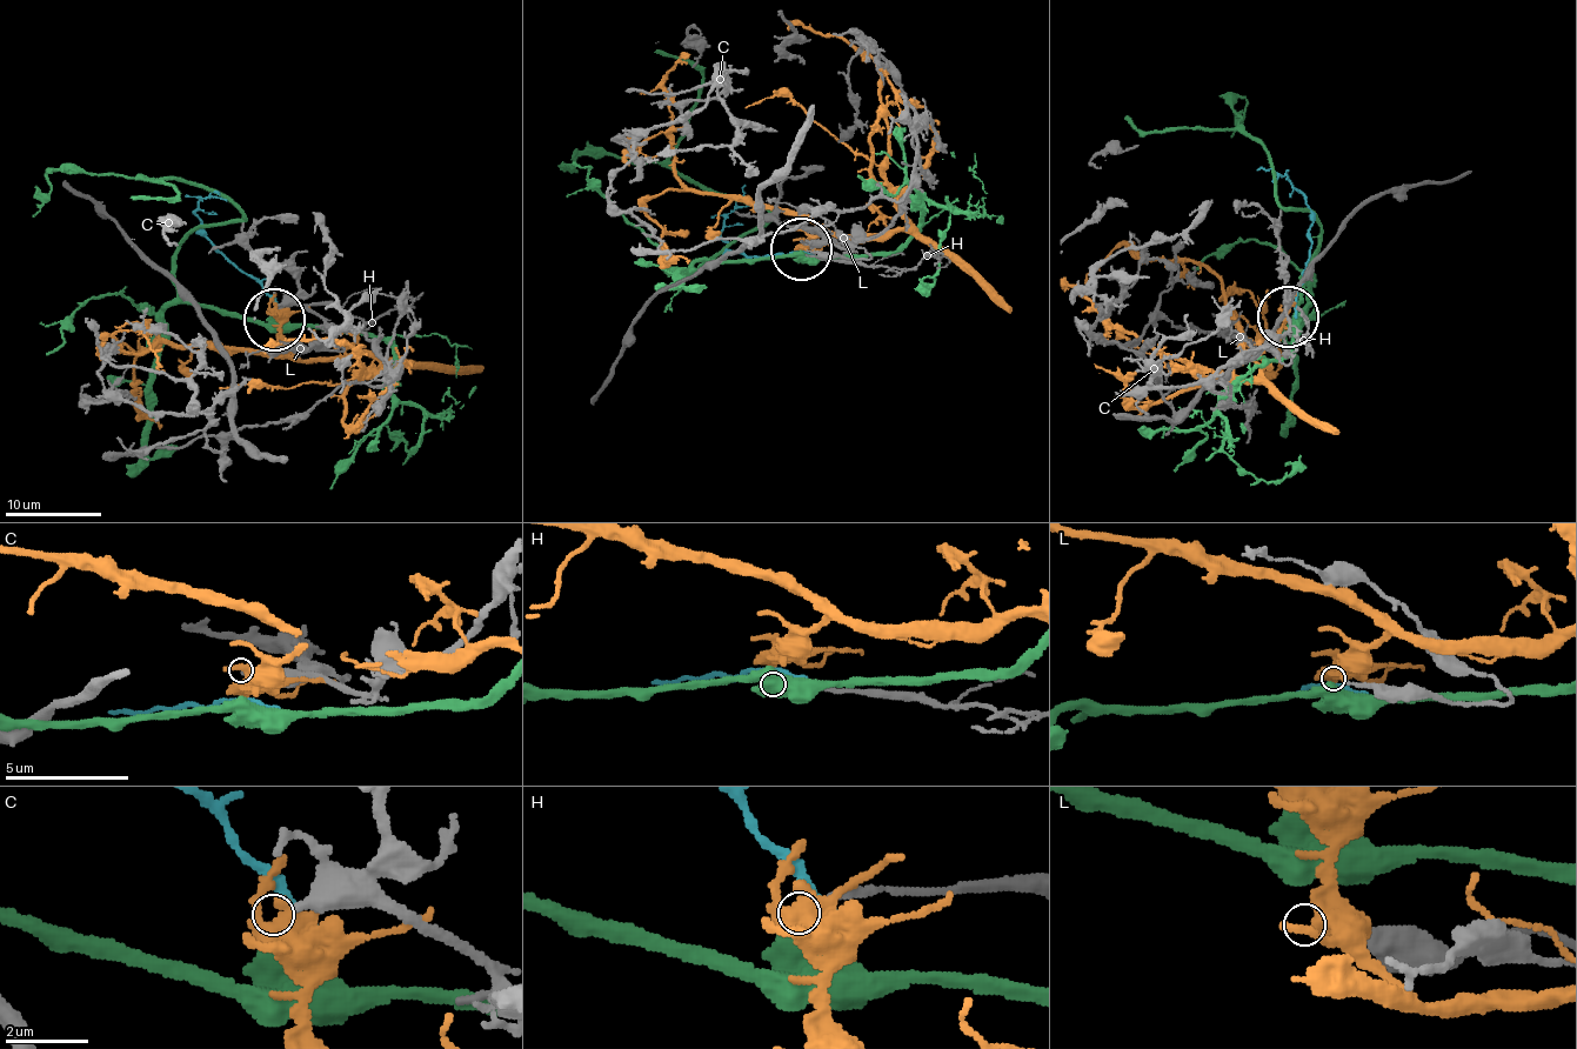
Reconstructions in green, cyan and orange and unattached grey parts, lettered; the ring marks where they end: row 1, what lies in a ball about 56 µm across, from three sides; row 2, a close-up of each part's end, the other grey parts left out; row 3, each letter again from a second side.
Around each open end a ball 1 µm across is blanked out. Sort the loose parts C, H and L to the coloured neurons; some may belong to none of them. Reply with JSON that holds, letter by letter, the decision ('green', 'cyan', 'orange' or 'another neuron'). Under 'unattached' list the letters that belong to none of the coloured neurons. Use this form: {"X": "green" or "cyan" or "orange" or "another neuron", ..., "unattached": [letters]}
{"C": "another neuron", "H": "another neuron", "L": "another neuron", "unattached": ["C", "H", "L"]}

